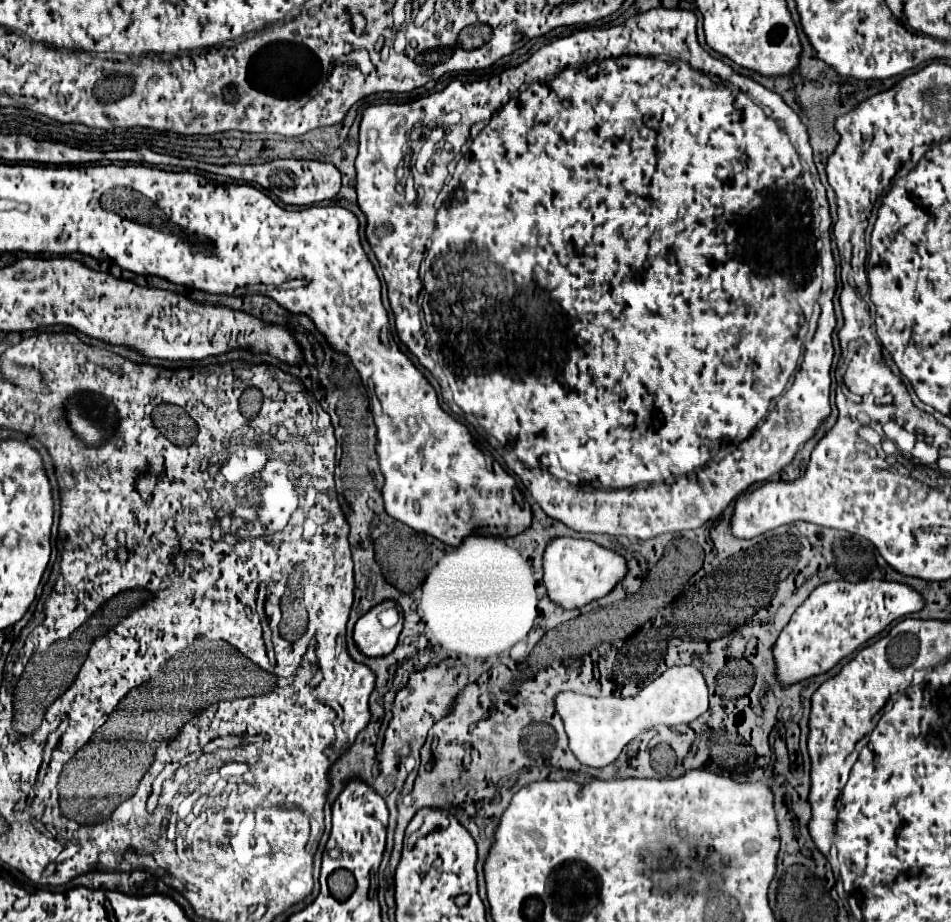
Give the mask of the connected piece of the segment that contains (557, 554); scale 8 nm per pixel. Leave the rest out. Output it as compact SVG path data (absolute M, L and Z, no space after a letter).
M560 537L552 540L543 554L543 582L548 589L548 599L566 611L582 609L584 605L606 597L628 575L628 561L594 541Z

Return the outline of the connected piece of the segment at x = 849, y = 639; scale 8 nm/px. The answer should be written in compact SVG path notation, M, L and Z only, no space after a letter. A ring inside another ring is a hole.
M830 581L812 591L812 595L794 611L792 619L780 633L780 637L774 643L774 677L780 687L790 687L794 683L800 683L804 679L828 673L832 667L838 665L840 659L854 653L860 645L864 645L868 639L884 631L886 625L890 625L894 619L900 619L904 615L916 613L922 609L924 601L922 597L908 585L892 583L892 581L860 581L860 583L848 583L848 581Z

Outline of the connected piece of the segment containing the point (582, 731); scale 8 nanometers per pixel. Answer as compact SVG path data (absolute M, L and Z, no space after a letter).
M672 667L648 687L644 687L636 697L586 697L578 693L560 693L556 697L556 711L560 713L564 727L568 731L572 753L590 767L610 765L618 753L636 739L640 733L656 729L658 725L674 727L698 719L708 709L708 689L696 667Z

